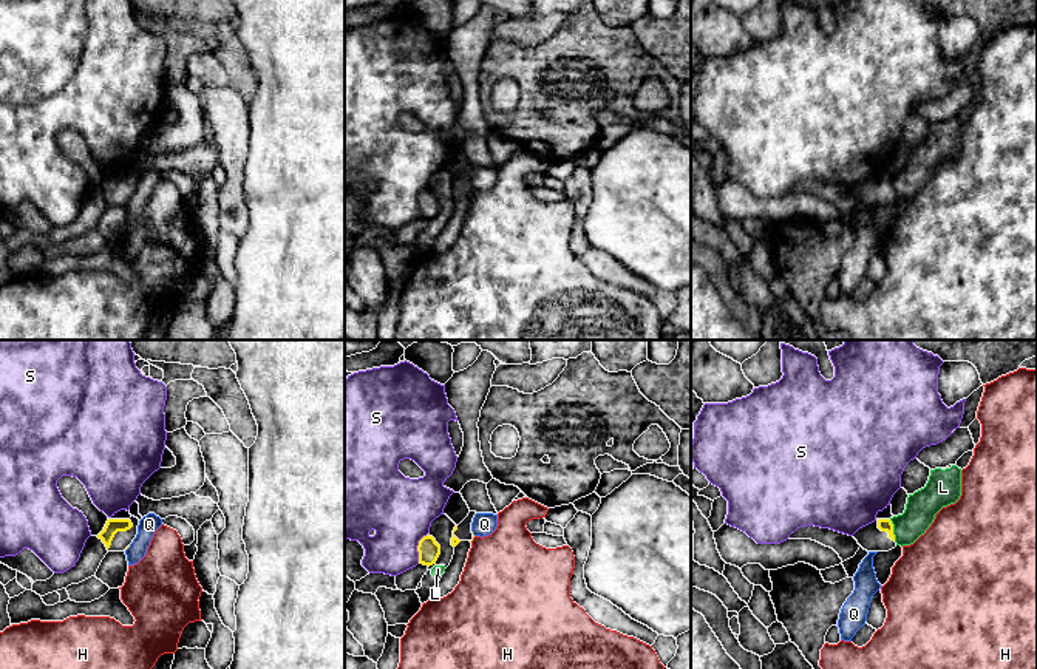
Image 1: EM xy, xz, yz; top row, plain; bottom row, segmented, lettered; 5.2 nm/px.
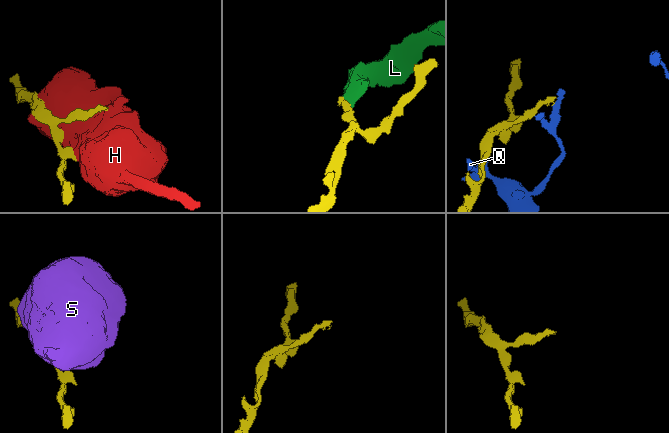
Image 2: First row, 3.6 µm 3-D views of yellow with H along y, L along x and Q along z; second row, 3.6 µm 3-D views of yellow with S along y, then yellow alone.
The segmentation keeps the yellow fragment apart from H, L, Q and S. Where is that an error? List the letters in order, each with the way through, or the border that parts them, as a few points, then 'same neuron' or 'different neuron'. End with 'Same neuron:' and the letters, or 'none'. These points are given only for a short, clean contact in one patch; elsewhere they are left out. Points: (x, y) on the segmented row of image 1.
H: different neuron
L: along yz (889, 519), (895, 539) | different neuron
Q: different neuron
S: different neuron
Same neuron: none

